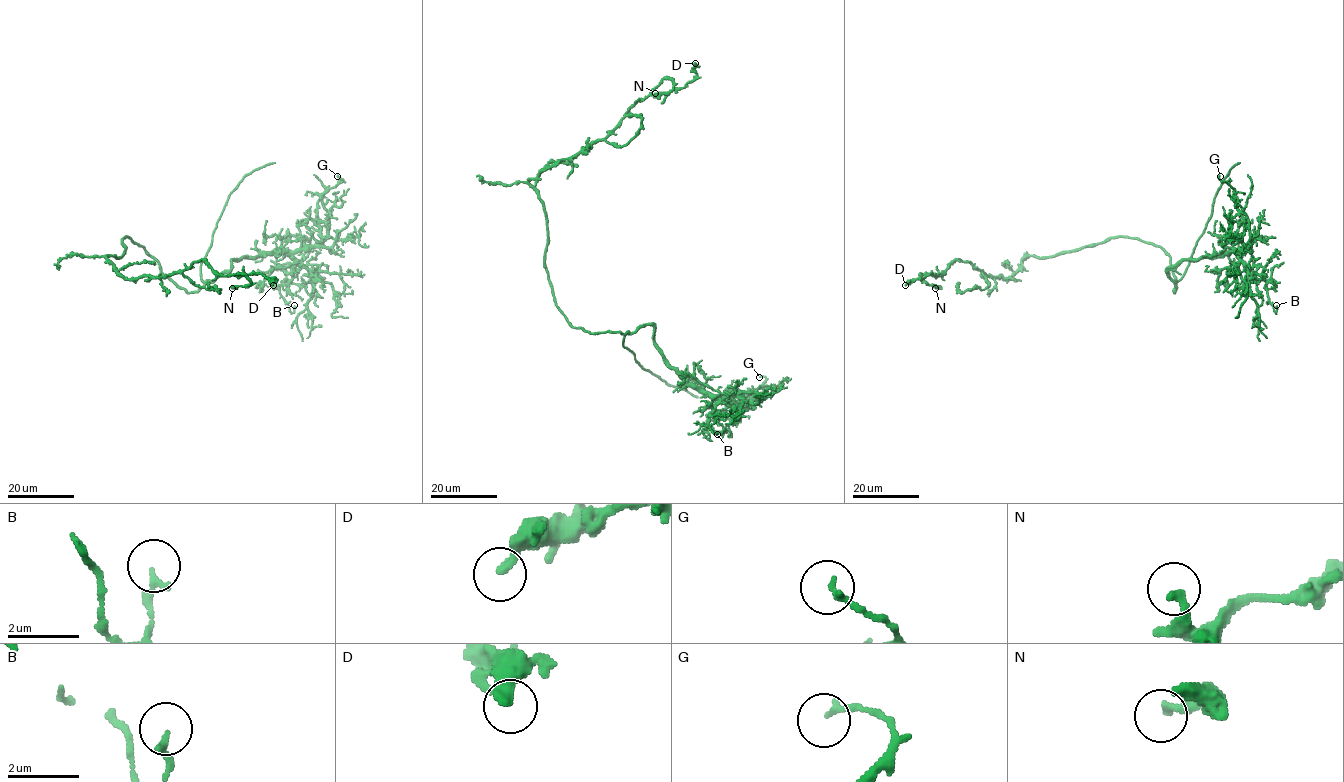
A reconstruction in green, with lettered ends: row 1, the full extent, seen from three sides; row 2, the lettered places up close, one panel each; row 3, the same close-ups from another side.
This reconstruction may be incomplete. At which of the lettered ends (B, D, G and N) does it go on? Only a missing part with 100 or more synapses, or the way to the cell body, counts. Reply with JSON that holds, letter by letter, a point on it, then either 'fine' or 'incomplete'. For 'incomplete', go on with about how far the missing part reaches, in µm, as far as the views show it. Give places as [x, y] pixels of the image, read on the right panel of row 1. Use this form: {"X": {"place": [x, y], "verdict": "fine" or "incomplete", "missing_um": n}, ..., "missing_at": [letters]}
{"B": {"place": [1276, 305], "verdict": "fine"}, "D": {"place": [905, 285], "verdict": "fine"}, "G": {"place": [1220, 176], "verdict": "fine"}, "N": {"place": [935, 288], "verdict": "fine"}, "missing_at": []}

